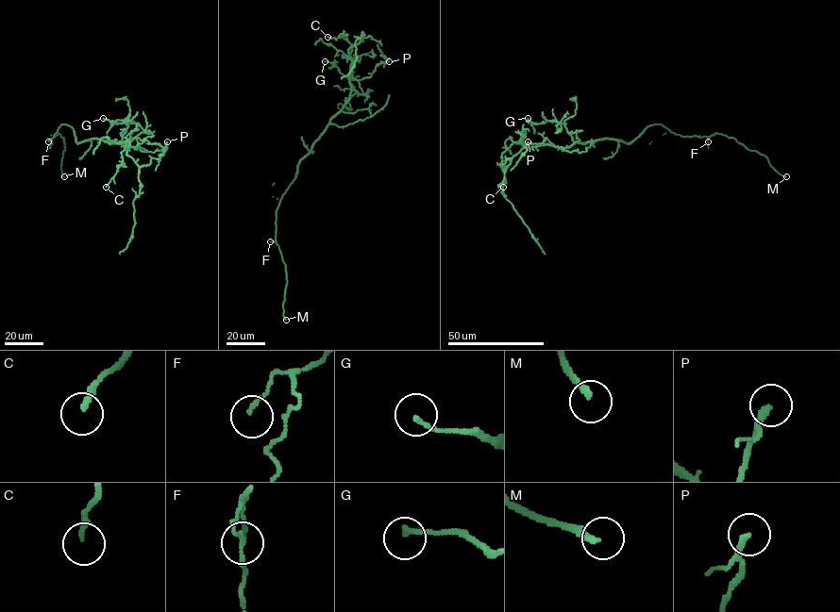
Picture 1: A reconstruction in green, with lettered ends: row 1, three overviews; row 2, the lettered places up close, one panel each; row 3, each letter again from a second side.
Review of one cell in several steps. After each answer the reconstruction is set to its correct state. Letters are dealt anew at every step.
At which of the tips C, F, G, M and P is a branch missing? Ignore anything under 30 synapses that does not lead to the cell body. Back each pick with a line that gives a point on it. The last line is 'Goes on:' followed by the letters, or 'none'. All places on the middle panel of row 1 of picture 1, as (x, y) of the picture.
M: Place: (286, 320)
Goes on: M

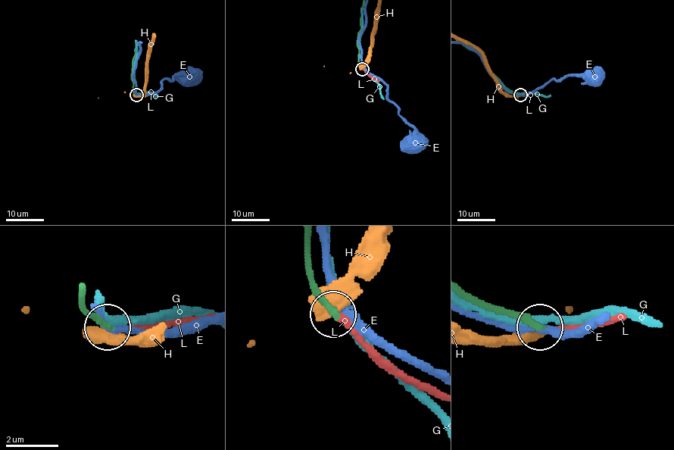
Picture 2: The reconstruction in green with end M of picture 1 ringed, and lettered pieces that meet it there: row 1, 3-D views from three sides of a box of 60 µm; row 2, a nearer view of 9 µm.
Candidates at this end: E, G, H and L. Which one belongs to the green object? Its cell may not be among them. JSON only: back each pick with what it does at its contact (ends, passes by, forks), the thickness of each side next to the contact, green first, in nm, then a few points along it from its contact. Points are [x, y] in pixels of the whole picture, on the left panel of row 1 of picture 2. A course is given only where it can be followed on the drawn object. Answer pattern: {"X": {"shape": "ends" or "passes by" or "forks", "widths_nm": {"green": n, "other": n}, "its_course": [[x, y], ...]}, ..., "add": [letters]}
{"L": {"shape": "ends", "widths_nm": {"green": 240, "other": 260}}, "add": ["L"]}

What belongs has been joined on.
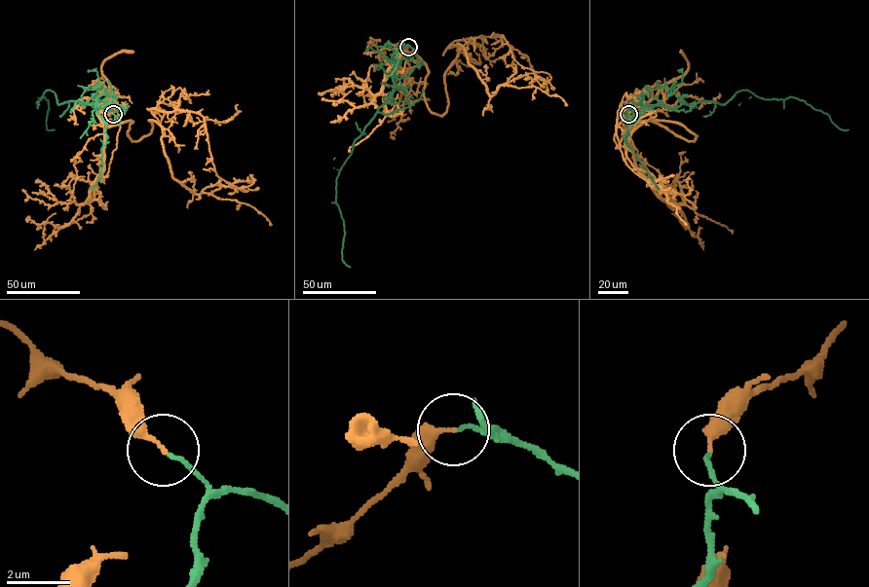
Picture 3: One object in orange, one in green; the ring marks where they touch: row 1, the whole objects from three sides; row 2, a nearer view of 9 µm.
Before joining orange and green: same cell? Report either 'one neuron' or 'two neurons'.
two neurons

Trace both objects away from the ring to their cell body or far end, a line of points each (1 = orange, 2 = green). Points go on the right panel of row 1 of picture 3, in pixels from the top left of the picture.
1: (628, 114), (697, 135), (647, 120), (626, 137), (677, 194), (624, 162), (633, 96)
2: (628, 114), (628, 123), (645, 107), (723, 104), (747, 90), (764, 99), (803, 100), (849, 129)

